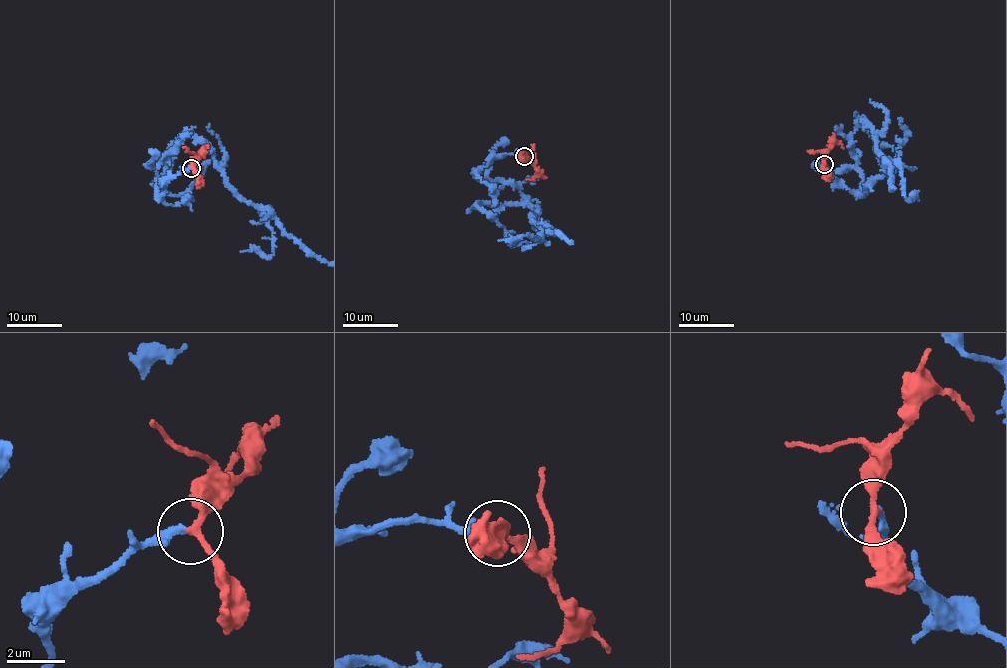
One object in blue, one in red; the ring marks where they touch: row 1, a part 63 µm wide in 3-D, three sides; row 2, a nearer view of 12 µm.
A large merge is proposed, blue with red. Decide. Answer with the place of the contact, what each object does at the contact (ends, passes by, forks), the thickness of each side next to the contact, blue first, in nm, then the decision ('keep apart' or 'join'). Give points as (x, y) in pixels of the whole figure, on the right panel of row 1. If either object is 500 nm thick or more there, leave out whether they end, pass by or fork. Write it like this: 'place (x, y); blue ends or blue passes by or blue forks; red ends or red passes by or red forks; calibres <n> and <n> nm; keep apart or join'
place (824, 164); blue ends; red passes by; calibres 240 and 200 nm; join

